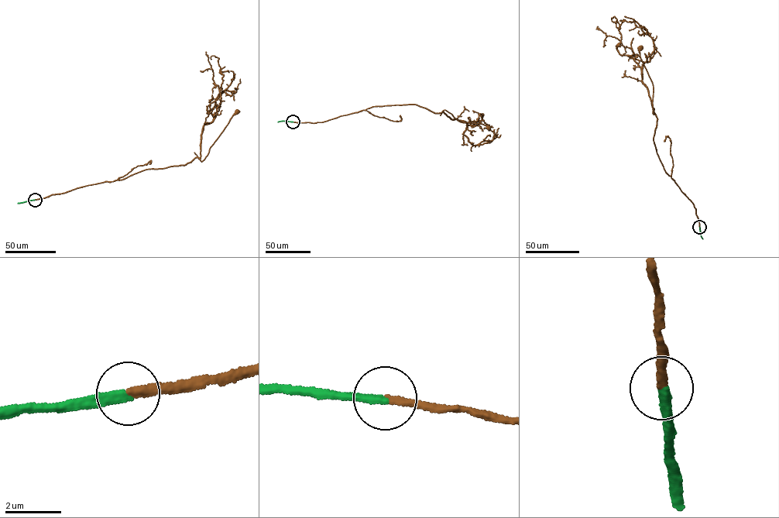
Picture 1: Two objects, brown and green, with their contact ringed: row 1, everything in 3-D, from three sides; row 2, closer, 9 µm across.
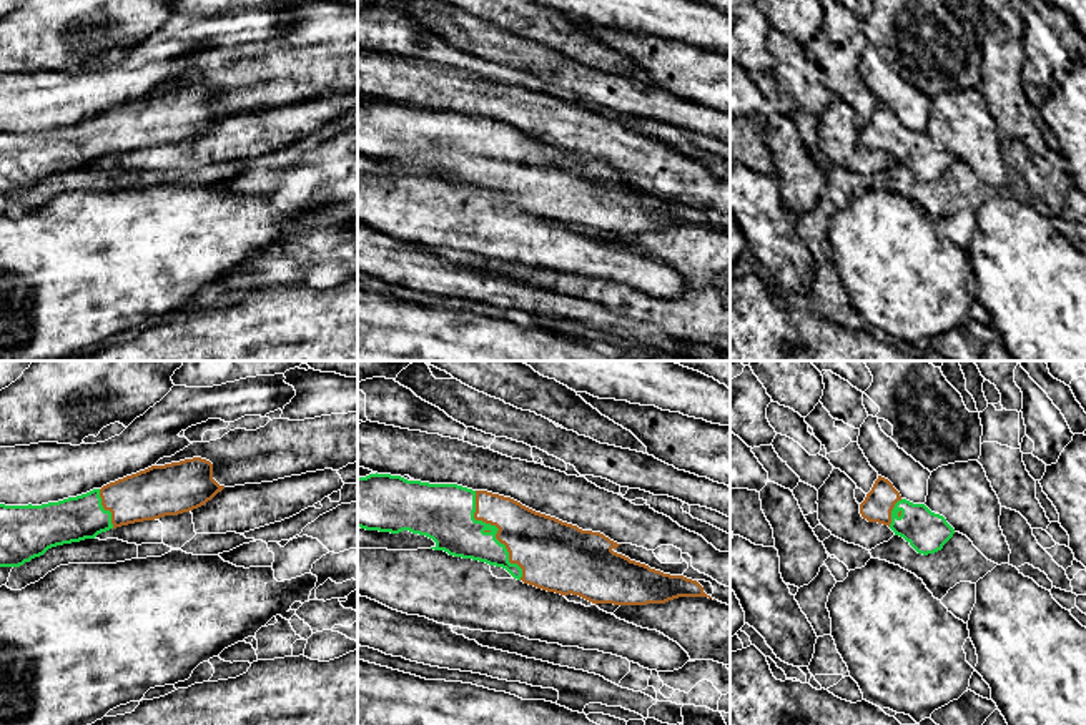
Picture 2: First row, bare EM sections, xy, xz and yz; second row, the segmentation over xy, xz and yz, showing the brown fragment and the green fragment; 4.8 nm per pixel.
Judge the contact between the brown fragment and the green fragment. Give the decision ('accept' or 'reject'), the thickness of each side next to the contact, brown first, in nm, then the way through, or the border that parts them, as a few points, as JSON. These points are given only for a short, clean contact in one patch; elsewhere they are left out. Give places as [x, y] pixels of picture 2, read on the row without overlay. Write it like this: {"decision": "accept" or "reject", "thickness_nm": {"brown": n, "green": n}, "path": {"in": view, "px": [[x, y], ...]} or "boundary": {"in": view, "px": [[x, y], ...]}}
{"decision": "accept", "thickness_nm": {"brown": 300, "green": 260}}

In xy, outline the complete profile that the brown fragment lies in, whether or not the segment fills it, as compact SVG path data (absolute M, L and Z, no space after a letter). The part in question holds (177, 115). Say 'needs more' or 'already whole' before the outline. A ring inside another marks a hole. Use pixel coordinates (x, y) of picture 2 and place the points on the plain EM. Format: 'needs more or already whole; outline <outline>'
needs more; outline M201 85L151 93L86 121L42 133L0 131L0 195L20 195L48 176L95 166L121 153L178 143L205 133L225 113L213 106L213 91Z

